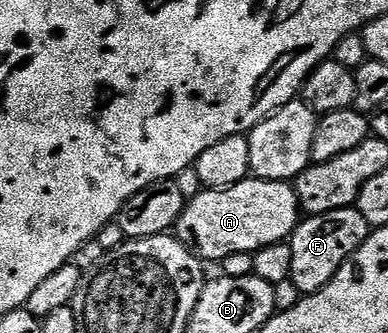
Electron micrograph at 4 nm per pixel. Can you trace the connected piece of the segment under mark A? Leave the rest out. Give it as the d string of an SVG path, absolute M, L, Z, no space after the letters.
M250 176L225 190L202 189L201 193L188 199L185 203L185 211L181 213L177 221L175 234L184 246L200 255L206 263L217 264L221 259L235 252L252 254L254 250L263 248L267 244L286 241L292 235L298 221L297 193L293 191L290 183L272 182Z

